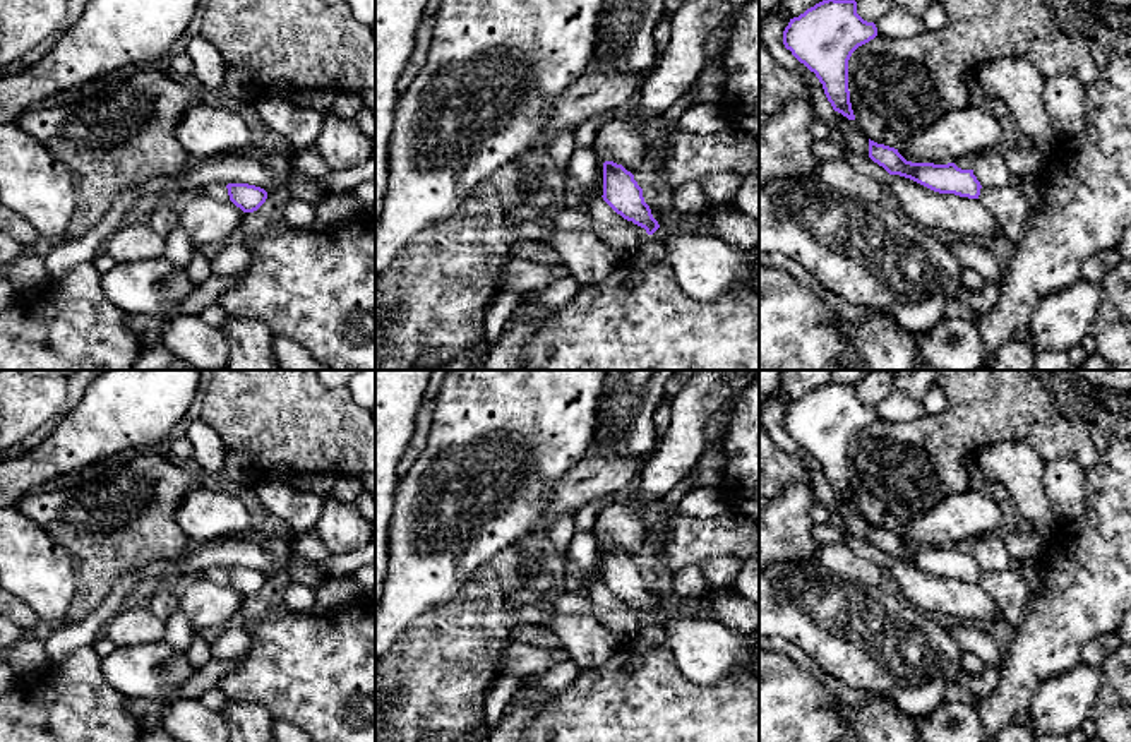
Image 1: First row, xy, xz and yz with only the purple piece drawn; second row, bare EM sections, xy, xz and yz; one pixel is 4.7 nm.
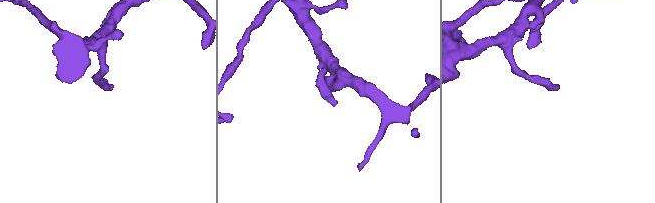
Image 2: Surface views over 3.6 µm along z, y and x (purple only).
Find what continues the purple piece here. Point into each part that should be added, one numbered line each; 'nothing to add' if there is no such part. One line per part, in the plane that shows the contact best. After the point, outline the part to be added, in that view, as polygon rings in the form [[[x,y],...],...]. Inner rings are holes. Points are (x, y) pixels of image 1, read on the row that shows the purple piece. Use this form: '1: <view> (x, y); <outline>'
1: xz (706, 268); [[[663,224],[653,235],[663,242],[677,284],[691,300],[716,302],[733,288],[757,293],[749,250],[675,224]]]

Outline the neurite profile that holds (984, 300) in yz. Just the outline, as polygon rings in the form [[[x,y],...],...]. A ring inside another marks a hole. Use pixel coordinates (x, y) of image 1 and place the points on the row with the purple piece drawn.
[[[985,283],[980,291],[961,290],[956,300],[978,314],[987,314],[994,308],[1001,290],[996,284]]]

